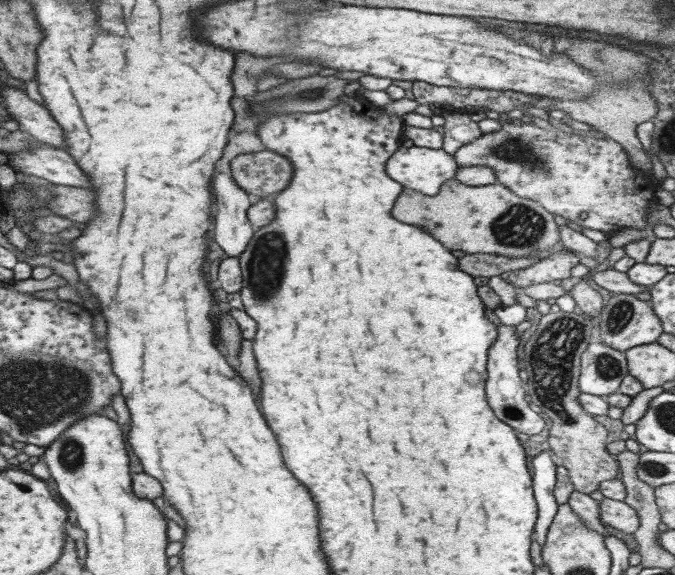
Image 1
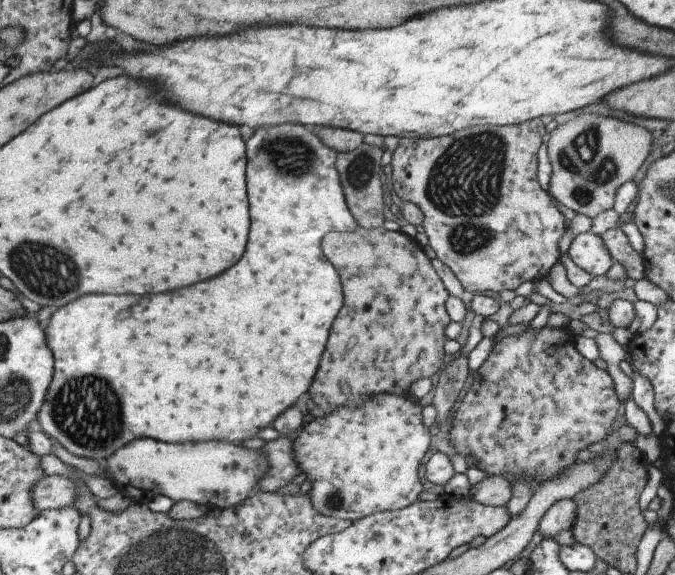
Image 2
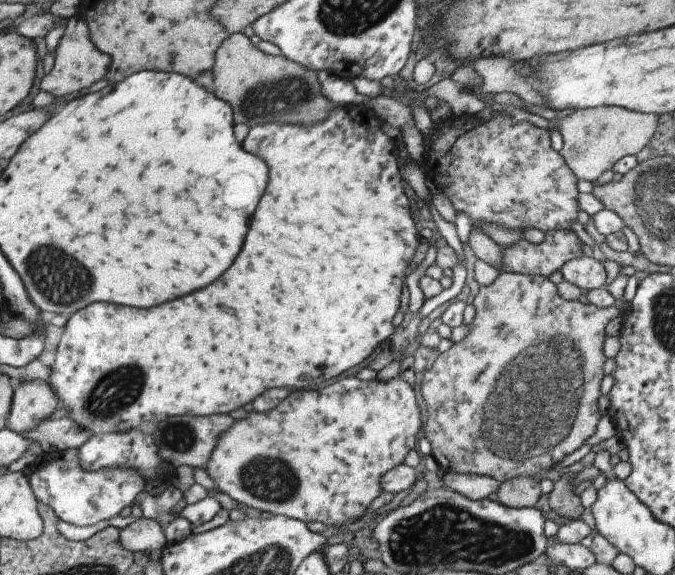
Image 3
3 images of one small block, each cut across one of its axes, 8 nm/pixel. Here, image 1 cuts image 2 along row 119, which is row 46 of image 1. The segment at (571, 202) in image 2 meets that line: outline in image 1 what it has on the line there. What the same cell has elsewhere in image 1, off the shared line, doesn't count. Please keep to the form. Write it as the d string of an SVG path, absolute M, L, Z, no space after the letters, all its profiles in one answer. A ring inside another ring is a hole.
M572 38L572 48L566 50L566 54L570 54L578 64L592 68L594 72L598 72L600 78L596 78L597 84L592 87L592 92L586 101L565 101L556 104L558 110L565 111L578 122L585 122L595 127L595 130L603 132L606 137L610 137L620 143L630 157L631 164L635 169L650 172L653 168L650 155L644 151L644 147L638 136L636 136L636 128L642 122L652 121L656 116L658 108L655 99L651 96L651 90L648 90L644 78L646 78L646 68L648 68L648 58L638 54L638 52L630 52L624 50L620 46L614 44L606 44L606 42L594 42L594 40L574 40ZM612 80L630 80L630 84L626 86L614 86Z

